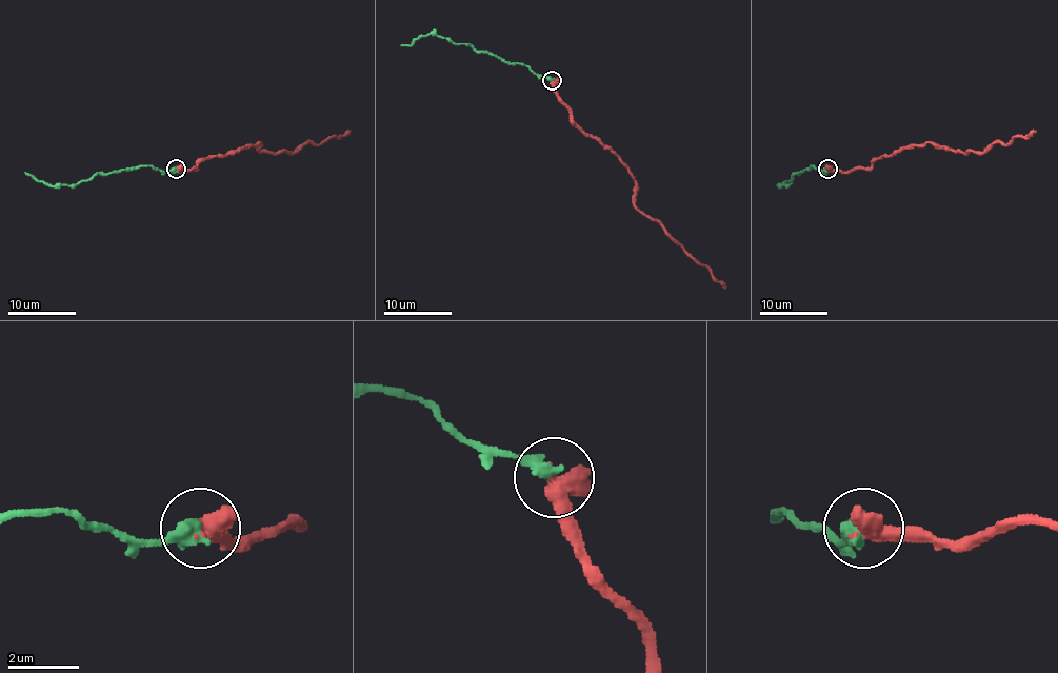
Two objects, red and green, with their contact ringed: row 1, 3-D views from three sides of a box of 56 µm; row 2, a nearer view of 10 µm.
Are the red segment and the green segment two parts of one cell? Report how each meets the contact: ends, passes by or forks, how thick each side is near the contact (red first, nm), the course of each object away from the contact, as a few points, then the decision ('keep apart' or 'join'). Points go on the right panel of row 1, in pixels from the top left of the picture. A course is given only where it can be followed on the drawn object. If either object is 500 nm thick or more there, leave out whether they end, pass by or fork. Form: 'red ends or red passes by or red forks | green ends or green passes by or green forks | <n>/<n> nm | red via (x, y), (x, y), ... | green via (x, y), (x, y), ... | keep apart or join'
600/460 nm | red via (827, 170), (869, 167), (875, 159), (929, 142), (954, 151), (984, 152), (996, 142), (1006, 143), (1034, 130) | green via (827, 170), (822, 171), (811, 165), (781, 186), (793, 173) | keep apart

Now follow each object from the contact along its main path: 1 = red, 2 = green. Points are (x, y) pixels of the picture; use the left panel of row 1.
1: (176, 170), (258, 142), (260, 151), (296, 152), (307, 142), (320, 143), (351, 130)
2: (176, 170), (161, 171), (137, 165), (98, 173), (76, 184), (55, 186), (24, 173)

